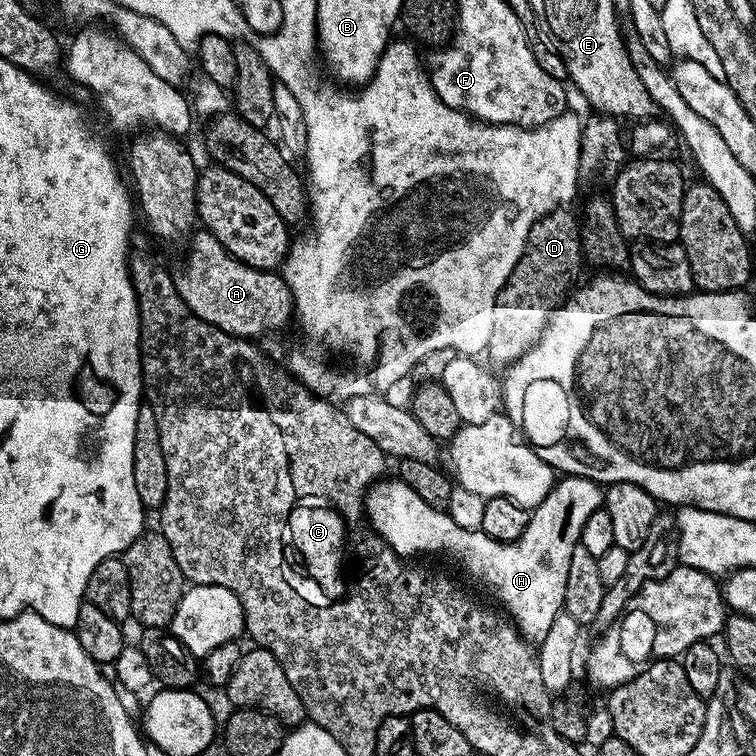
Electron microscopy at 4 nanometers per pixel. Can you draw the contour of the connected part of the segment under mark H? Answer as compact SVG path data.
M565 475L555 481L545 500L531 509L526 530L522 530L517 540L511 540L509 544L461 528L455 529L456 548L460 551L460 560L464 563L465 570L496 591L497 598L504 603L503 611L511 617L525 640L529 642L544 640L546 634L550 634L550 625L554 623L554 618L558 618L558 614L564 611L566 574L570 574L570 554L574 554L576 545L580 542L582 526L586 526L586 518L590 518L594 510L602 507L604 494L605 489L594 480L588 480L585 476Z

